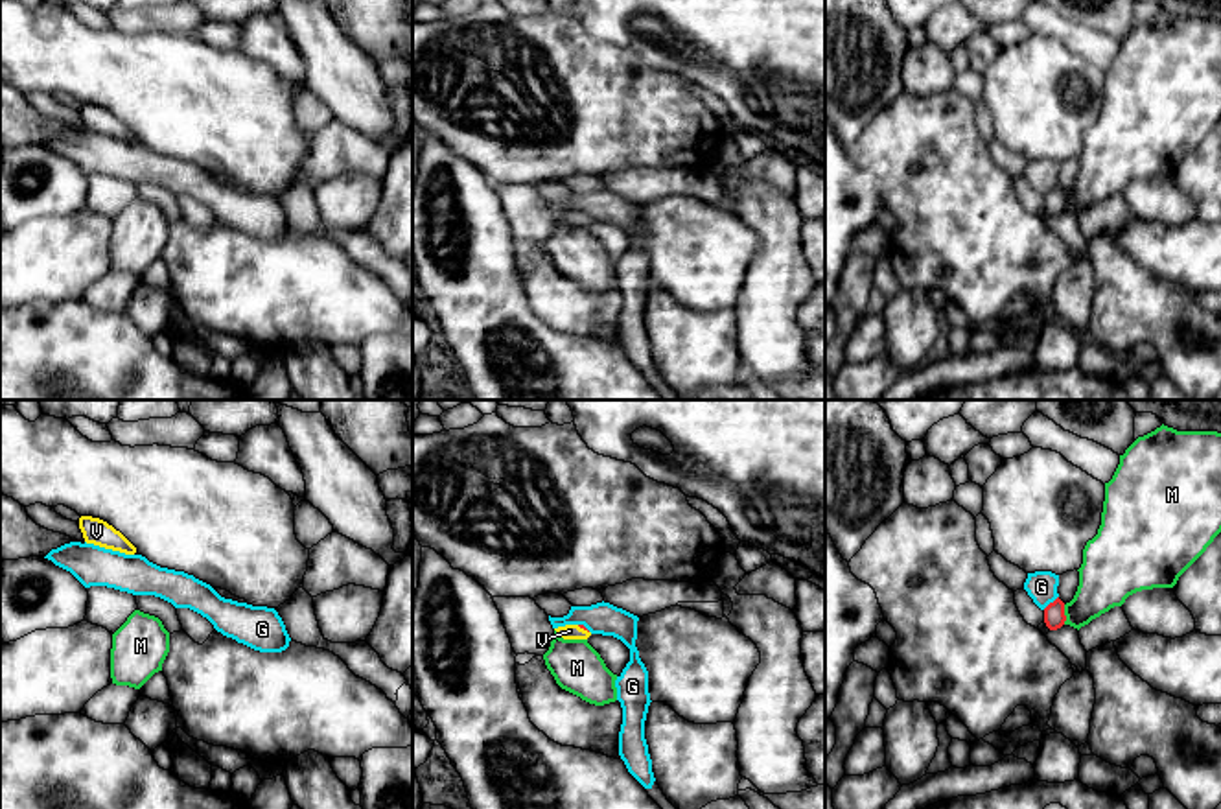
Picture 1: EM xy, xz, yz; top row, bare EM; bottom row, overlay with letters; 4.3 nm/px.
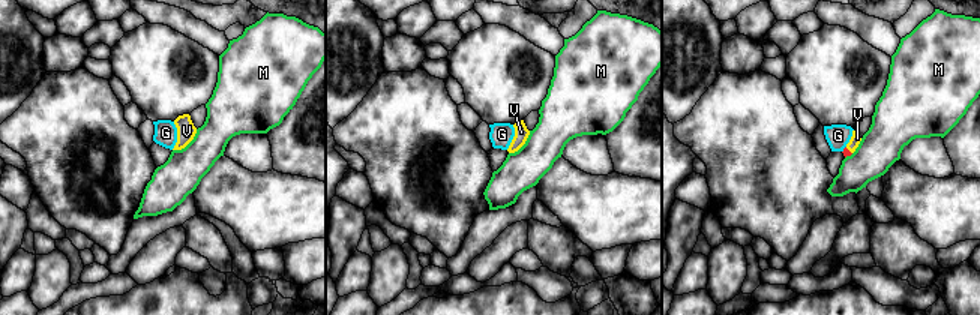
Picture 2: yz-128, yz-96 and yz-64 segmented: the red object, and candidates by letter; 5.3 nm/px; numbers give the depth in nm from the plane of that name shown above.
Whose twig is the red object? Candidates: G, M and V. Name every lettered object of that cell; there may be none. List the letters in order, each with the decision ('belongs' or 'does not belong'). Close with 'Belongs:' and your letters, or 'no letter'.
G: does not belong
M: does not belong
V: belongs
Belongs: V

